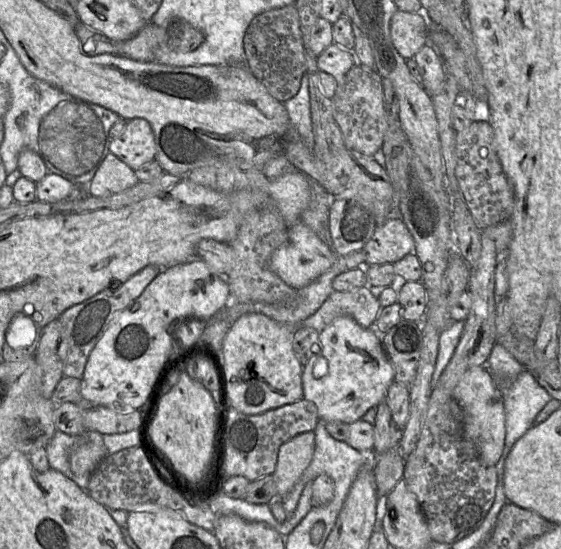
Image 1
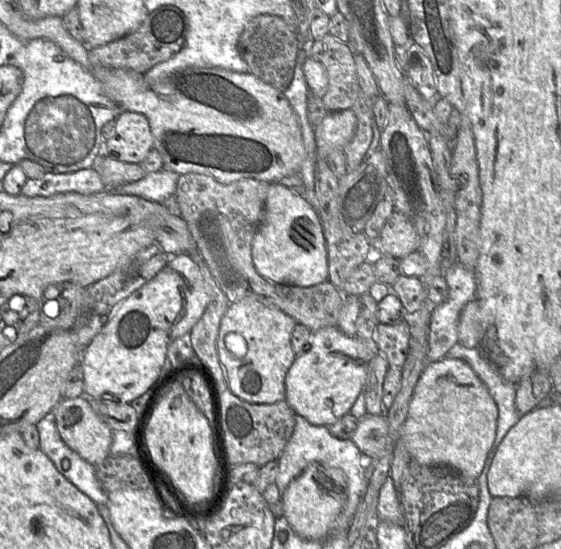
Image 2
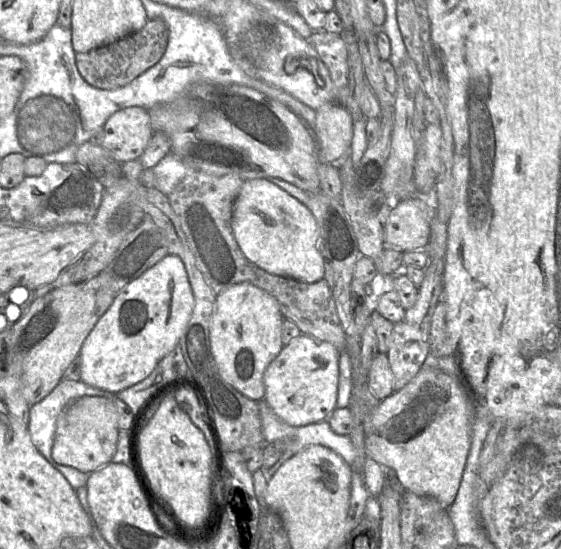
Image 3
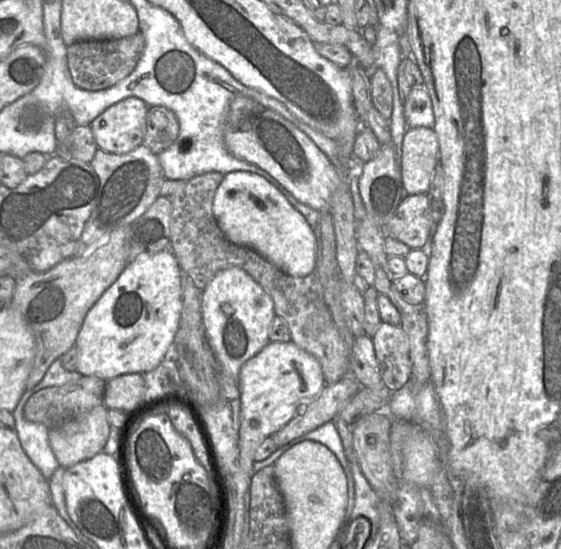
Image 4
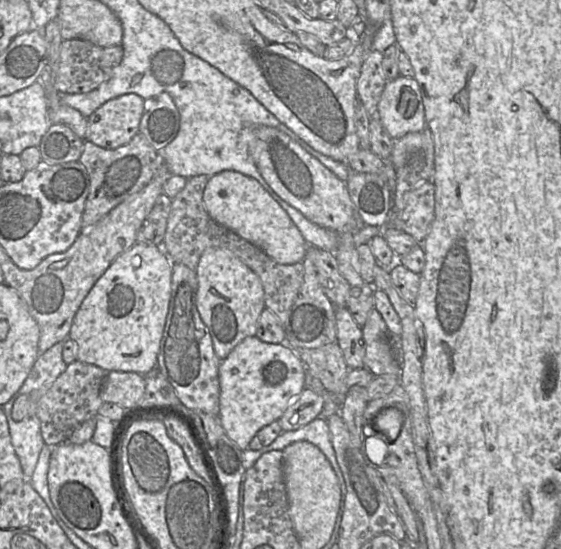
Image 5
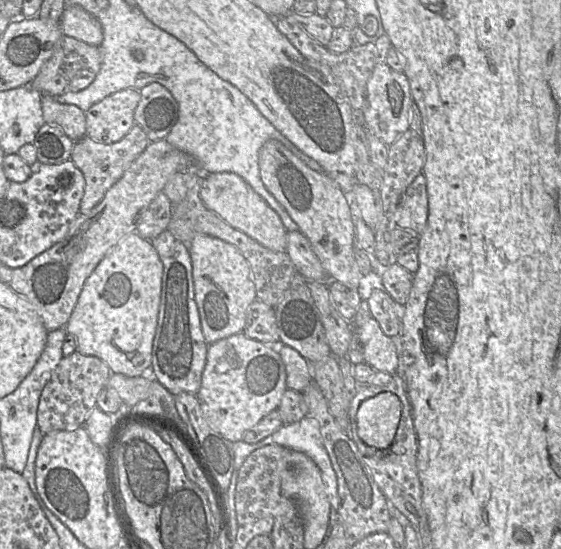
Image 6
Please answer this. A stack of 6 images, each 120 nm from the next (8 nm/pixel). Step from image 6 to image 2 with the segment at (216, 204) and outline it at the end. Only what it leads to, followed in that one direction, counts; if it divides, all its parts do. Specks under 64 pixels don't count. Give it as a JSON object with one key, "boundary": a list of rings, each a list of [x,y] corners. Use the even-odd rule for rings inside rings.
{"boundary":[[[279,182],[270,183],[251,255],[256,271],[271,282],[310,287],[328,280],[328,251],[319,213]]]}

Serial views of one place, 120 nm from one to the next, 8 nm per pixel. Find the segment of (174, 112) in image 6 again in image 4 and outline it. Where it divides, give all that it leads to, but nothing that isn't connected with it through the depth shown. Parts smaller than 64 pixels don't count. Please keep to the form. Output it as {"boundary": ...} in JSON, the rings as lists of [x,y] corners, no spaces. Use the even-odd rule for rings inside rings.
{"boundary":[[[150,106],[143,144],[159,155],[178,137],[179,122],[175,113],[164,106]]]}

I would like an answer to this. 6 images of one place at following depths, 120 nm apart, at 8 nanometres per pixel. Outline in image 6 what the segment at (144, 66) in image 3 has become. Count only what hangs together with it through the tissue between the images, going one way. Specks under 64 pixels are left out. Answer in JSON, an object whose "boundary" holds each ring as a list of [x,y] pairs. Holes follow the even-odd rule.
{"boundary":[[[63,35],[57,41],[53,54],[42,65],[30,87],[41,94],[57,97],[68,92],[77,92],[89,86],[98,74],[102,63],[99,47],[76,38]]]}

